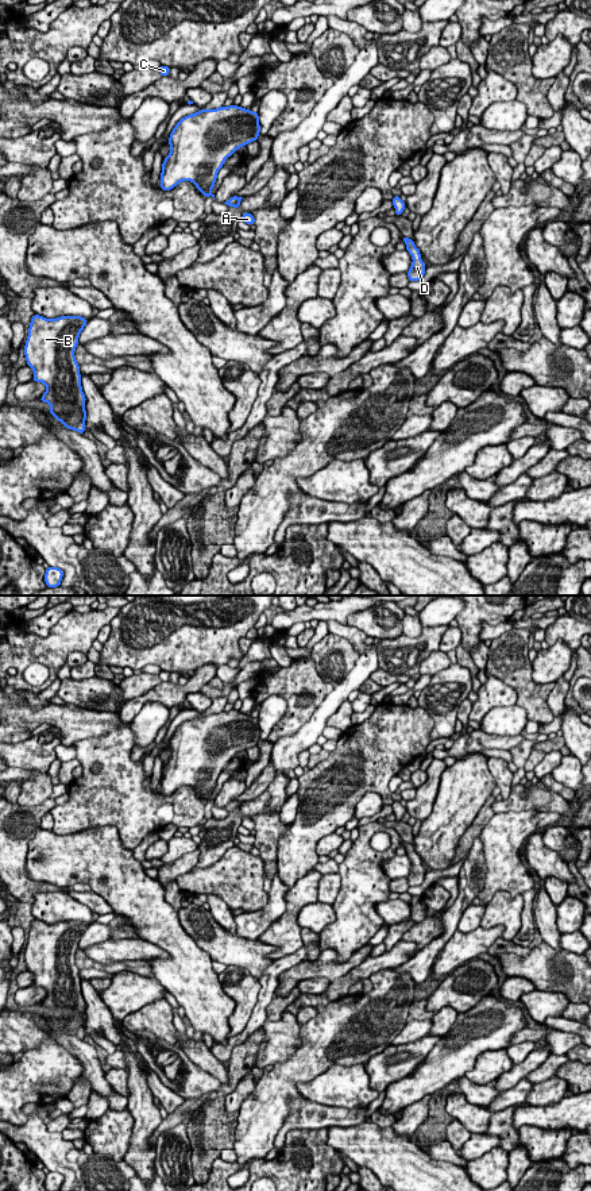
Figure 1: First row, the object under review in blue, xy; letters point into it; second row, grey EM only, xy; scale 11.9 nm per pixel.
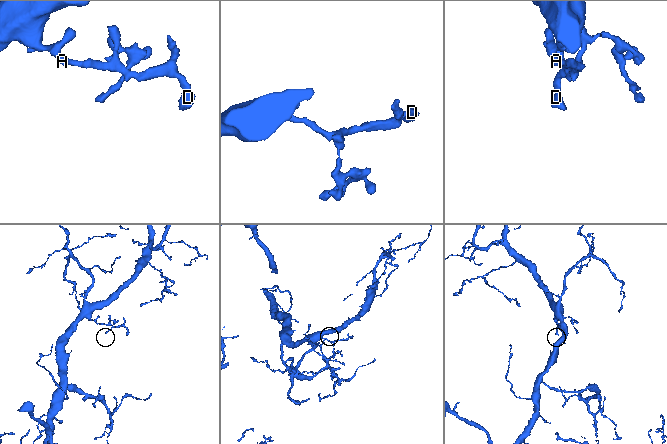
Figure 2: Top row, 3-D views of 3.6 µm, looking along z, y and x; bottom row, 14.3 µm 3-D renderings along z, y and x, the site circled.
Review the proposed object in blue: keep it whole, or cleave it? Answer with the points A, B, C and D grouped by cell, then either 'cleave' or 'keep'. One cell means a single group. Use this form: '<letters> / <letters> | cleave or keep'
A B C D | keep

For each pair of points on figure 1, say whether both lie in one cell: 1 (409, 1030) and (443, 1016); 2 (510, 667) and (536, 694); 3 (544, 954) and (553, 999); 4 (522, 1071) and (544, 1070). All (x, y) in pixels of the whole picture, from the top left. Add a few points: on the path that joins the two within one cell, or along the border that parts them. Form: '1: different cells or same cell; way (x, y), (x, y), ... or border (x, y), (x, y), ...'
1: different cells; border (431, 1018), (429, 1032), (440, 1037)
2: same cell; way (517, 674), (529, 687)
3: different cells; border (536, 989), (561, 993), (571, 1001)
4: different cells; border (549, 1053), (524, 1078)

